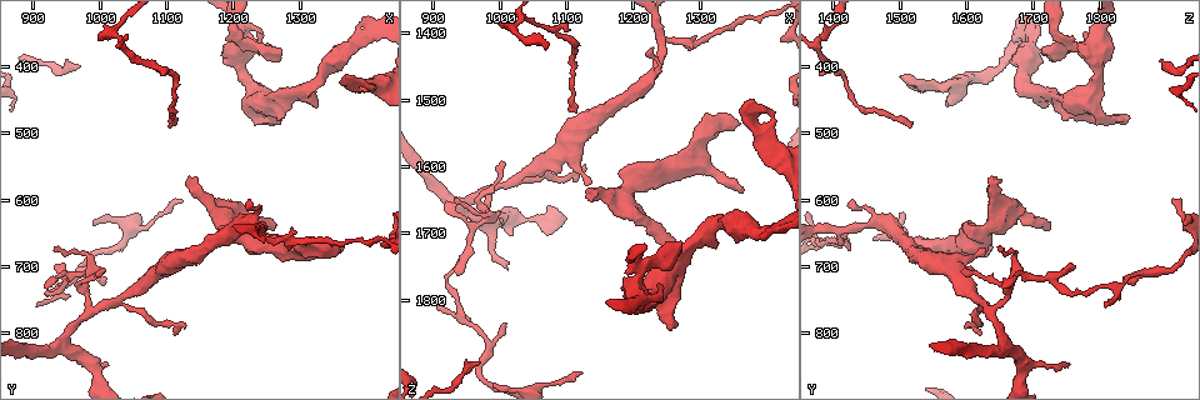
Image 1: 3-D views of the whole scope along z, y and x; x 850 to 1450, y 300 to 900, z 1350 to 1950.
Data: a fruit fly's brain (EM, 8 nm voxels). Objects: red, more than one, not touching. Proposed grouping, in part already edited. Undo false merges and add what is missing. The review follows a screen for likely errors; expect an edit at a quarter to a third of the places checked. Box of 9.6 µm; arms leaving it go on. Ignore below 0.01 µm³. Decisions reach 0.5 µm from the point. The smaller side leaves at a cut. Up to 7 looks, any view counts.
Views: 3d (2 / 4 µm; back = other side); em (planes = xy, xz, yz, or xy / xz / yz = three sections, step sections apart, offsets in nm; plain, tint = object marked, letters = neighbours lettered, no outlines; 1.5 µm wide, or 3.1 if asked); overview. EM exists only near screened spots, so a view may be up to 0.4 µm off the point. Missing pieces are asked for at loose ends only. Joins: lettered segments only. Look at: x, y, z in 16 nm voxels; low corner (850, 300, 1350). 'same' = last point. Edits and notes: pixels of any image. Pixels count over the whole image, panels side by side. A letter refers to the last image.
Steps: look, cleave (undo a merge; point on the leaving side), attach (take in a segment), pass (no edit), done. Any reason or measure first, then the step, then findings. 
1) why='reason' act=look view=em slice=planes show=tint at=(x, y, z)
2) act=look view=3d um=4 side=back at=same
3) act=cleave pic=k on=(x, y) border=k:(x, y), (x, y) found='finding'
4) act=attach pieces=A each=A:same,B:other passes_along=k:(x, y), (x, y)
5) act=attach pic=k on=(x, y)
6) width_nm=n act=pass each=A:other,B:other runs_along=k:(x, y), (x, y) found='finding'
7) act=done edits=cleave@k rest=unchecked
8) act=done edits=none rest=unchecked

why='three-way junction' act=look view=3d um=2 side=back at=(1245, 650, 1410)

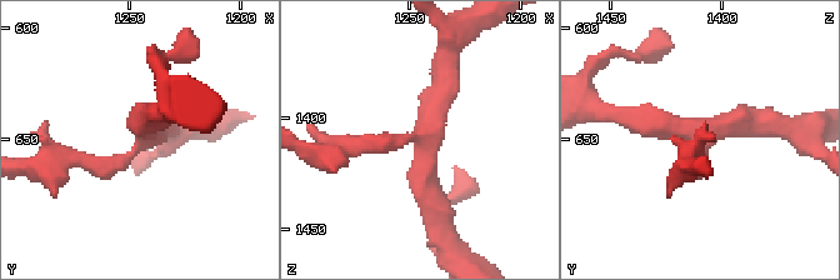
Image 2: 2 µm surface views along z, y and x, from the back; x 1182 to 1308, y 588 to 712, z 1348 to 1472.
arms=3 arm_widths_nm=180,190,200 why='need the tissue' act=look view=em slice=planes show=letters at=(1244, 650, 1408)

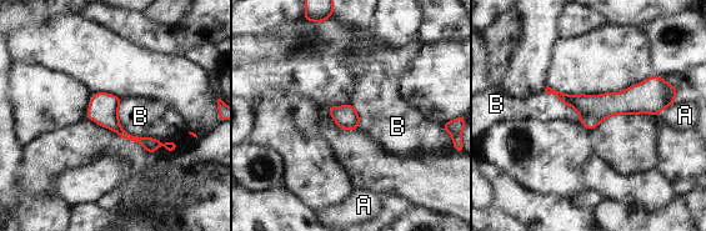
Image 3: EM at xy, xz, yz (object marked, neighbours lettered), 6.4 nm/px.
act=pass each=A:other,B:other runs_along=3:(560, 95), (582, 104), (665, 104) found='one neuron here'

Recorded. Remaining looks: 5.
why='free end' act=look view=3d um=2 at=(930, 675, 1650)

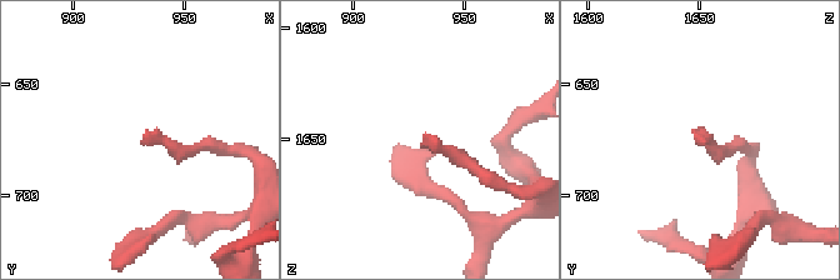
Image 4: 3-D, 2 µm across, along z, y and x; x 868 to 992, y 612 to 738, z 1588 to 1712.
act=look view=em slice=planes show=letters at=(931, 676, 1652)

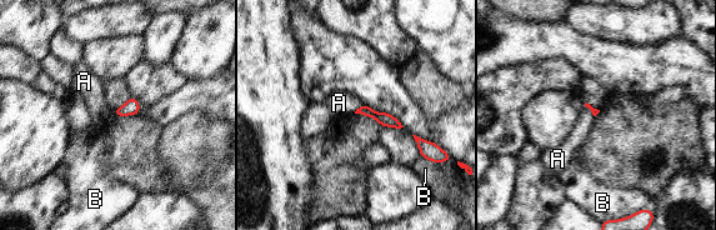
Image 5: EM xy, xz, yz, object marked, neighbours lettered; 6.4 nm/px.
act=pass each=A:other,B:other runs_along=5:(361, 110), (366, 110), (397, 125) found='none of them fits'

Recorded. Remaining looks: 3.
why='two arms in line, one across' act=look view=em slice=xy step=4 show=letters at=(985, 770, 1635)

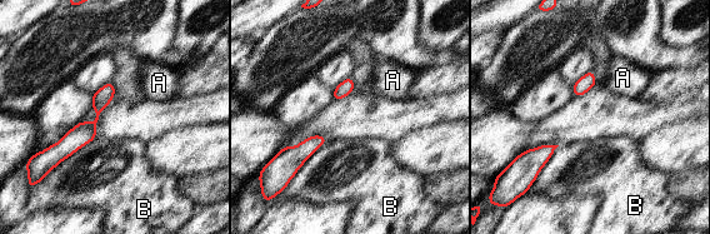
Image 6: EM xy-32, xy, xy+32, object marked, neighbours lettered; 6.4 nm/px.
act=pass each=A:other,B:other border=6:(96, 138), (63, 159), (48, 173) found='continuous, no second neuron'

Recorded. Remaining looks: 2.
act=done edits=none rest=unchecked

